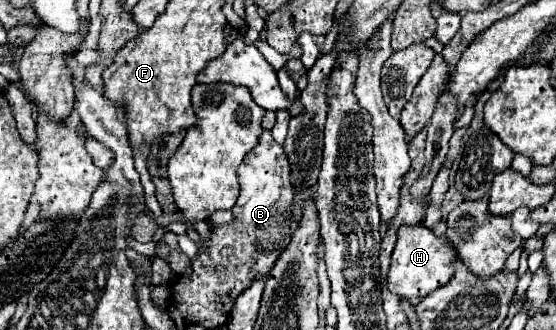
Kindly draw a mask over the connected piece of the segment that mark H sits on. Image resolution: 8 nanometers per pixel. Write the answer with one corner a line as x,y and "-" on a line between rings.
424,224
400,226
398,240
396,240
396,246
392,252
392,260
390,260
386,286
392,294
398,294
408,300
424,298
426,294
440,288
442,284
446,284
452,278
454,258
456,258
456,252
454,252
452,244
444,238
434,236
432,230
428,230

